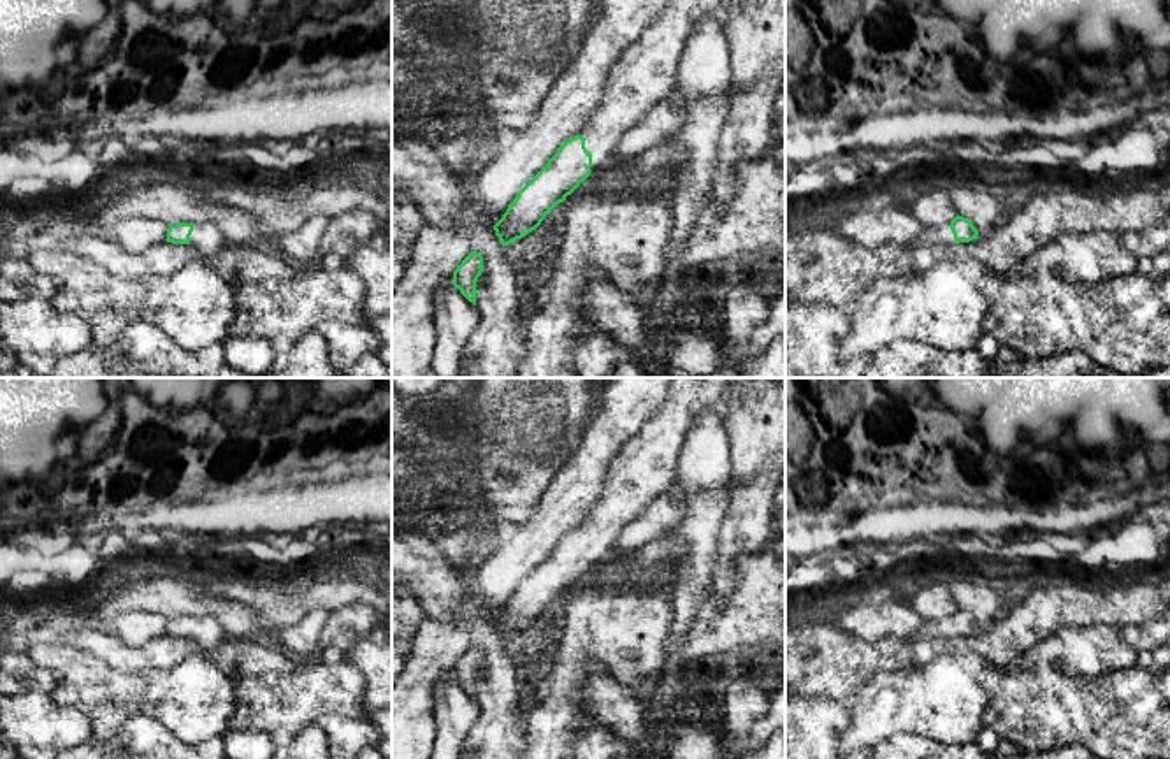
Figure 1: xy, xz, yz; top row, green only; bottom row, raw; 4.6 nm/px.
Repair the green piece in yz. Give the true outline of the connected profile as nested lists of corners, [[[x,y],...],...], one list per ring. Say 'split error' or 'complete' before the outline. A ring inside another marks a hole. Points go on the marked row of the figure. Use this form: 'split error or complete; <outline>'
split error; [[[956,216],[947,225],[933,225],[926,227],[926,230],[912,241],[906,248],[919,248],[919,246],[954,246],[959,242],[970,242],[977,239],[979,230],[971,225],[970,220],[963,216]]]

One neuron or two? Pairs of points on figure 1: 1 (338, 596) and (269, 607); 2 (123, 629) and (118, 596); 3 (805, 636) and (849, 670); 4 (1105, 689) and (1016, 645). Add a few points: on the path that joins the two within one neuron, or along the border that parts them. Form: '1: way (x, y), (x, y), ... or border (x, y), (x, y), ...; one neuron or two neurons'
1: way (320, 596), (287, 607); one neuron
2: border (129, 610), (120, 615); two neurons
3: way (816, 647), (831, 663), (838, 663); one neuron
4: border (986, 661), (996, 666), (1014, 666); two neurons

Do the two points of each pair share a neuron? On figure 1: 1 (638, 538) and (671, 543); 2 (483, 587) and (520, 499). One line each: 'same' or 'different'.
1: different
2: different

